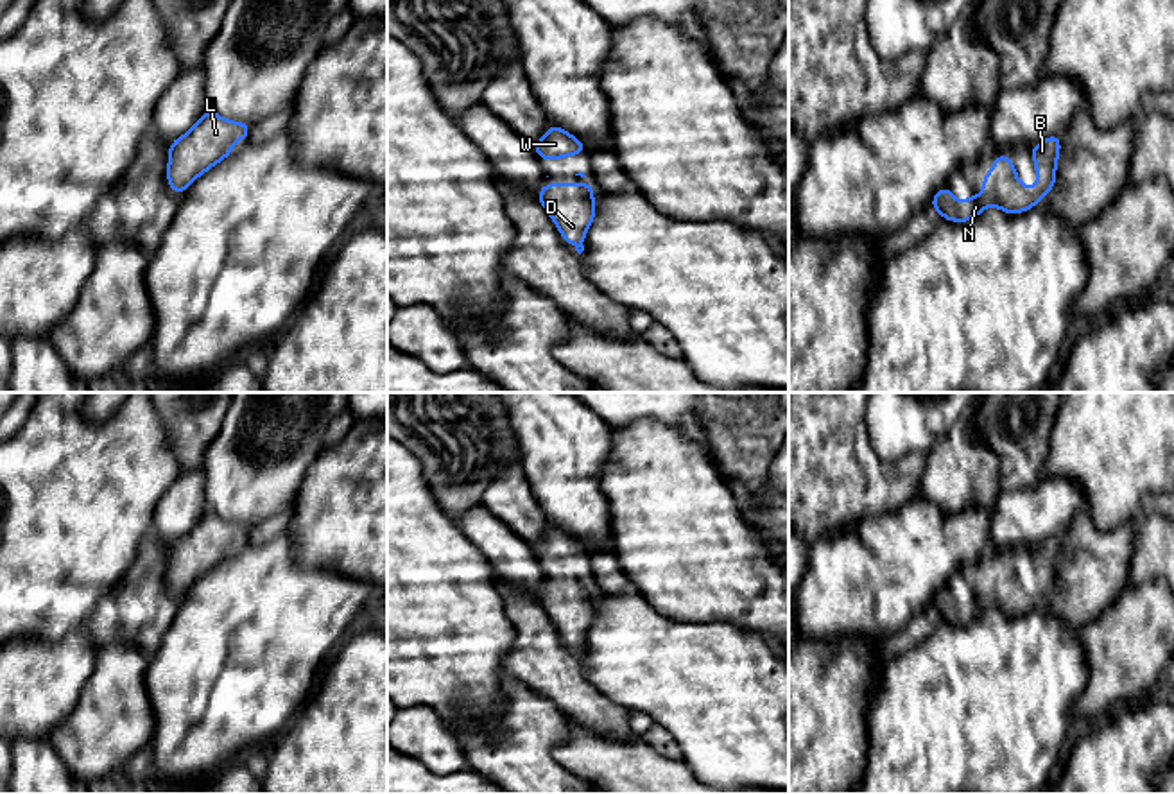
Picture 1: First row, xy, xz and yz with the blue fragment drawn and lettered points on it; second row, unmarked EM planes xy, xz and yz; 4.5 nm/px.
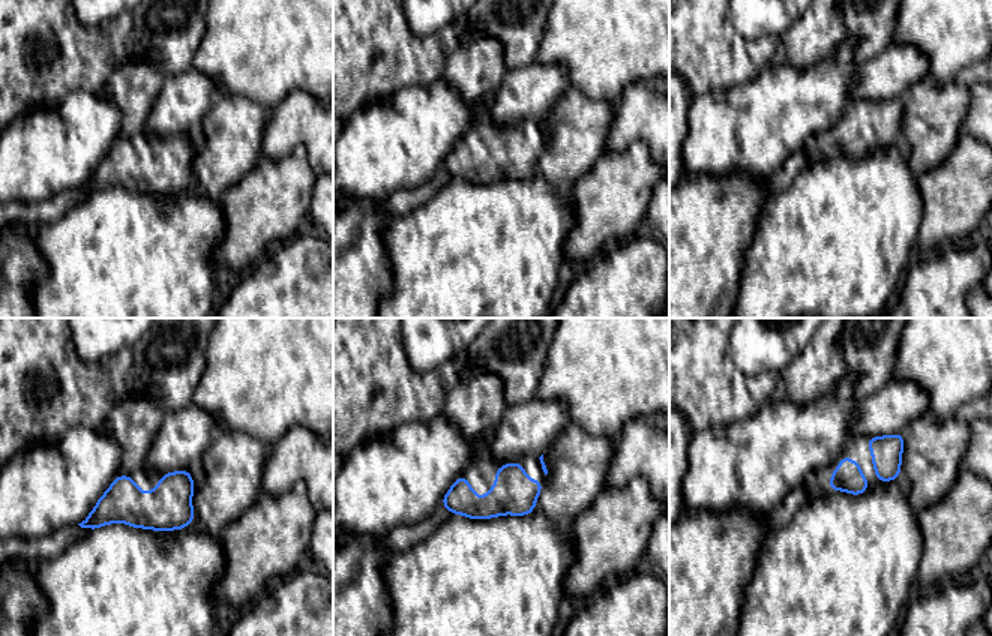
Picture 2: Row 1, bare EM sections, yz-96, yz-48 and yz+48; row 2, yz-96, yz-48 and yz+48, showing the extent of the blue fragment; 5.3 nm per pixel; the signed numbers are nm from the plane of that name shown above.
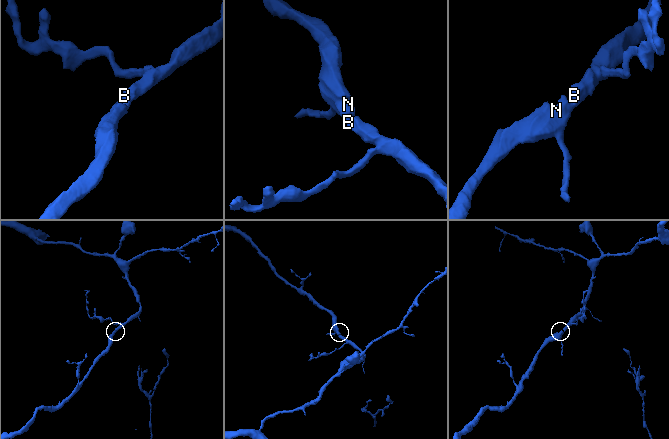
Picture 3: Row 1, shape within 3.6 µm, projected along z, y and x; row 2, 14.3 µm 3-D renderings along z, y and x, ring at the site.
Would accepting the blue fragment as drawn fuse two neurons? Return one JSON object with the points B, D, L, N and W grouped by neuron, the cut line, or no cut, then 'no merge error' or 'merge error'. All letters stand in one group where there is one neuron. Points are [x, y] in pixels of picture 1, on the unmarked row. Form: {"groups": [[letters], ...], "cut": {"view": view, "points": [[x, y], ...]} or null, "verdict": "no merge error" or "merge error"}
{"groups": [["B", "D", "L", "N", "W"]], "cut": null, "verdict": "no merge error"}

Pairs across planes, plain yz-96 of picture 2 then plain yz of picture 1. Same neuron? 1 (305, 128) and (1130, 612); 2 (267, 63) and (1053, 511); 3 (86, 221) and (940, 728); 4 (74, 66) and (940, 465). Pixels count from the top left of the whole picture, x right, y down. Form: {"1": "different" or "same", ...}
{"1": "different", "2": "different", "3": "same", "4": "different"}

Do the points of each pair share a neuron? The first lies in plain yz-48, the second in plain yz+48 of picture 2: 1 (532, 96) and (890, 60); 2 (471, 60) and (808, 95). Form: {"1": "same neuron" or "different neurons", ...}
{"1": "same neuron", "2": "different neurons"}

